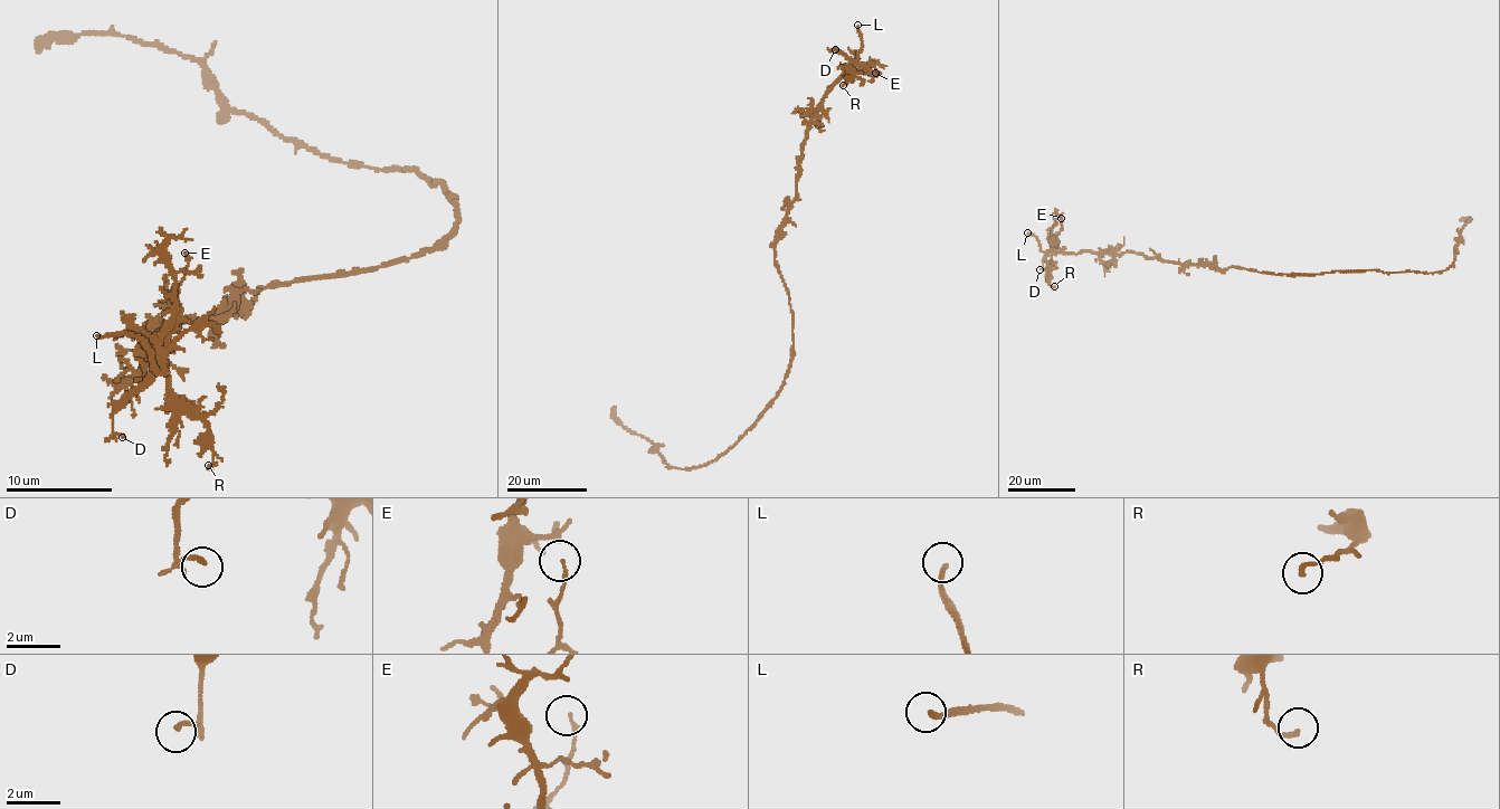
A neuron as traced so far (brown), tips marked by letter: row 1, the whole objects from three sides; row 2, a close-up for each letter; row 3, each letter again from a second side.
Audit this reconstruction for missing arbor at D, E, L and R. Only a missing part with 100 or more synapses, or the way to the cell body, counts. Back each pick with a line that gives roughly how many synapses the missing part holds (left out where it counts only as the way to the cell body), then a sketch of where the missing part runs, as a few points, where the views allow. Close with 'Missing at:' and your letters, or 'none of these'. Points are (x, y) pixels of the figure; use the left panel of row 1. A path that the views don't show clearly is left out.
Missing at: L

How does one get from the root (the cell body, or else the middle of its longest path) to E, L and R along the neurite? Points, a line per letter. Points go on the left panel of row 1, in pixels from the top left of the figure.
E: (402, 260), (271, 285), (224, 320), (152, 322), (138, 350), (154, 367), (171, 348), (184, 253)
L: (402, 260), (271, 285), (224, 320), (152, 322), (136, 349), (162, 372), (133, 335), (96, 335)
R: (402, 260), (271, 285), (249, 306), (229, 305), (224, 320), (144, 326), (138, 351), (209, 429), (208, 465)

